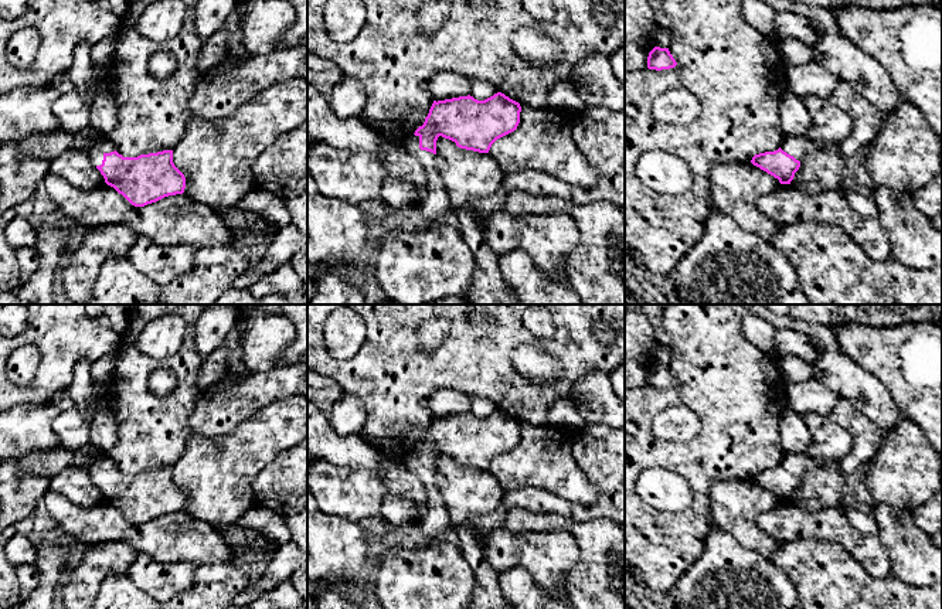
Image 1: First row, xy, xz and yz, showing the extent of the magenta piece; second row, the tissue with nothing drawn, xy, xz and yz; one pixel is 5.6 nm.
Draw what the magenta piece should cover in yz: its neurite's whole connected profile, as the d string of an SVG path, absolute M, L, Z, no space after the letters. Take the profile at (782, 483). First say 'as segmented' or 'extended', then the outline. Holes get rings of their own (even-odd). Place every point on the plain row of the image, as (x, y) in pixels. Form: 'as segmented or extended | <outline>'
extended | M844 398L837 399L830 418L851 436L851 449L846 457L822 463L803 453L786 453L778 467L755 472L751 480L778 496L781 501L790 501L800 477L812 469L824 467L846 477L863 469L880 446L878 428Z

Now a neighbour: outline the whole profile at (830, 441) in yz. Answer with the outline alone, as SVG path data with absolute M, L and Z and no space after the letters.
M806 414L802 418L812 433L812 443L803 453L805 456L824 463L827 460L840 460L849 455L851 436L843 426L830 416Z

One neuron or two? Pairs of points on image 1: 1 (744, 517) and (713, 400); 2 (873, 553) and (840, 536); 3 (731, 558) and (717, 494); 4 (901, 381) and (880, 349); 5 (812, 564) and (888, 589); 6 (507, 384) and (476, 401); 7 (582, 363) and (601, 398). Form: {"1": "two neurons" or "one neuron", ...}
{"1": "two neurons", "2": "one neuron", "3": "two neurons", "4": "one neuron", "5": "one neuron", "6": "two neurons", "7": "two neurons"}

